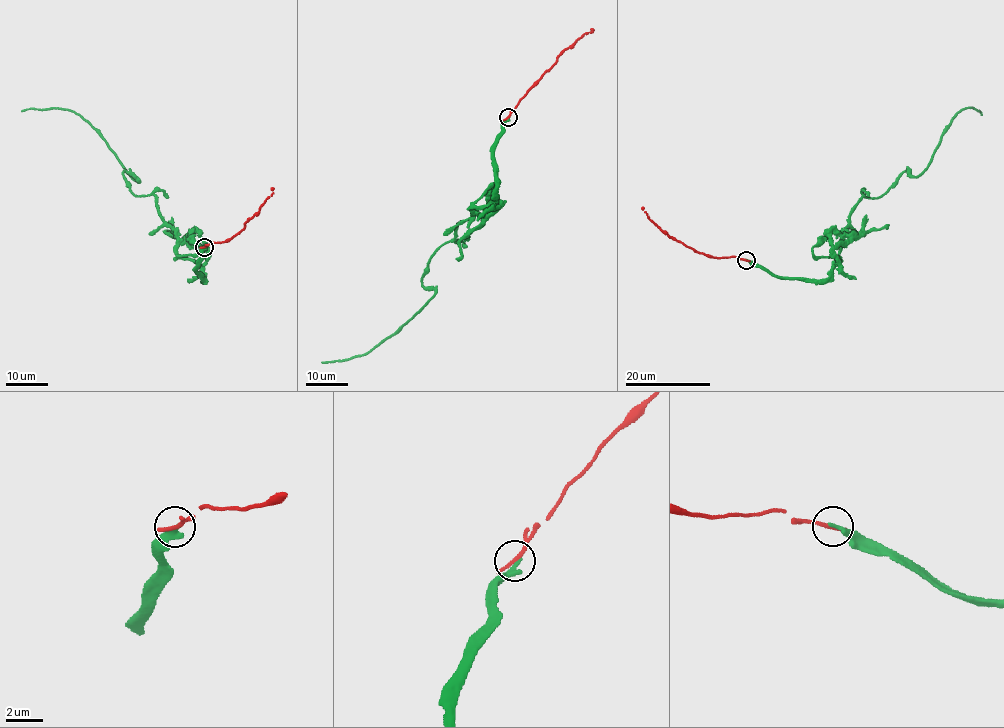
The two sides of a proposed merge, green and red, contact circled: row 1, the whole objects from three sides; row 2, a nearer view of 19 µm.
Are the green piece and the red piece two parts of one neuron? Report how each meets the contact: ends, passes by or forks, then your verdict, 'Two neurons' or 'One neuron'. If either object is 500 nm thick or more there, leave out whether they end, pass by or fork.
At the ring green ends. At the ring red ends. Two neurons

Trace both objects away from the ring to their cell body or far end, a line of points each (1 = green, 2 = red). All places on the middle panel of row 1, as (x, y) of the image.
1: (507, 117), (494, 142), (494, 200), (472, 207), (429, 260), (422, 279), (435, 293), (369, 352), (322, 362)
2: (507, 117), (558, 56), (591, 29)

